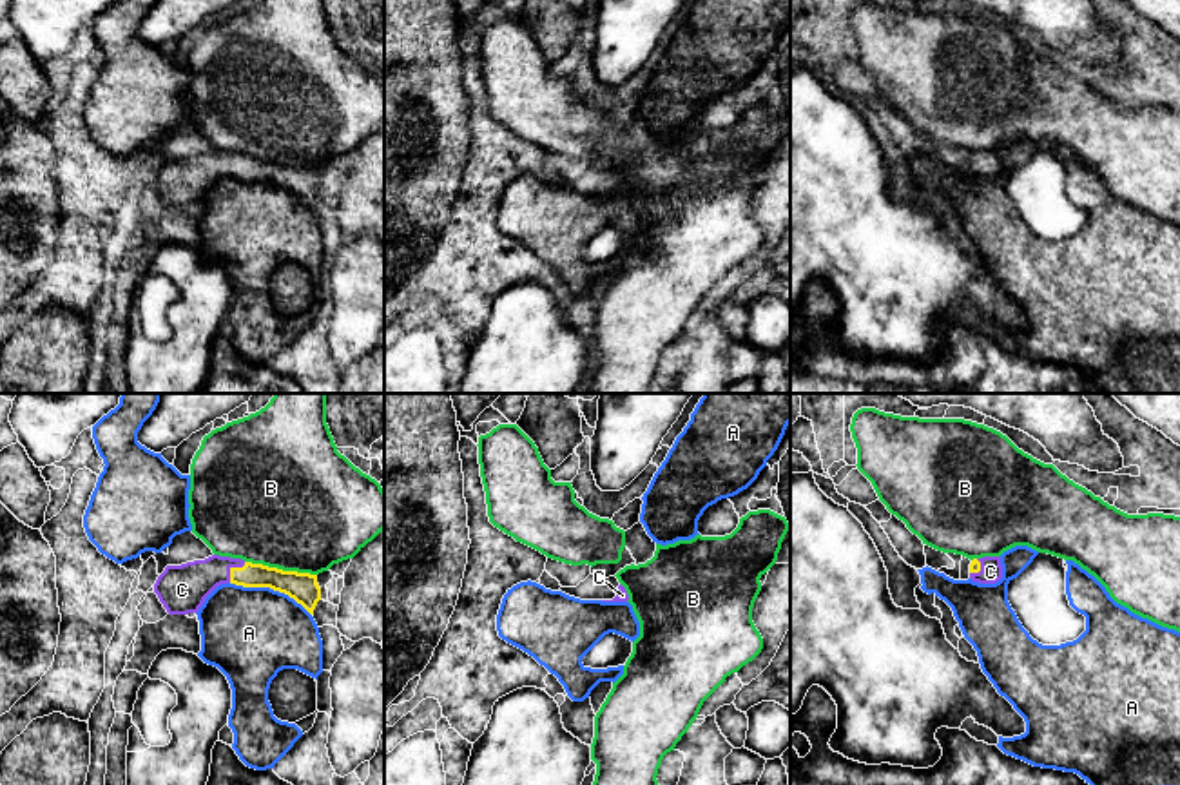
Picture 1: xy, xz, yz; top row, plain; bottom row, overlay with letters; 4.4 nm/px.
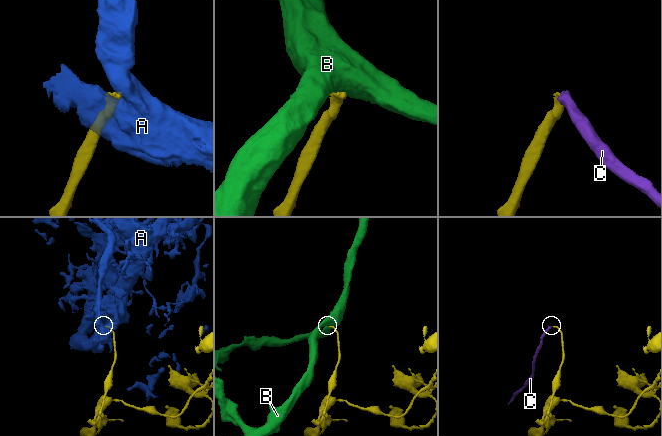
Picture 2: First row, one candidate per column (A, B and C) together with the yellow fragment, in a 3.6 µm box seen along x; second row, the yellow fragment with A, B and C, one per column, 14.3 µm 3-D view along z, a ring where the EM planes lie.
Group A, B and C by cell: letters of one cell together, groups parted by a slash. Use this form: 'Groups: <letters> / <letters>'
Groups: A / B / C

